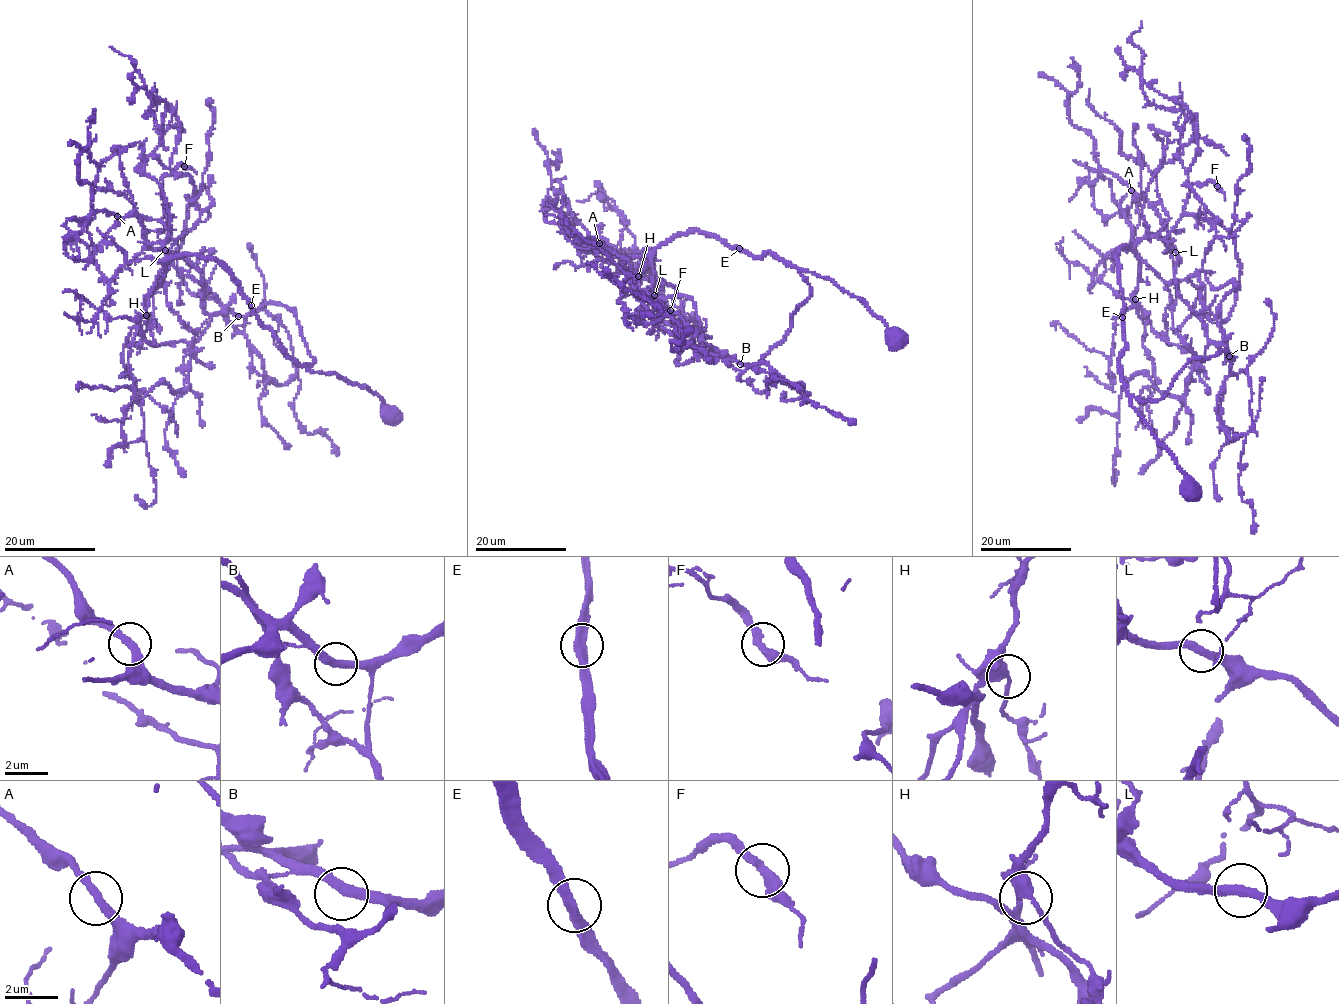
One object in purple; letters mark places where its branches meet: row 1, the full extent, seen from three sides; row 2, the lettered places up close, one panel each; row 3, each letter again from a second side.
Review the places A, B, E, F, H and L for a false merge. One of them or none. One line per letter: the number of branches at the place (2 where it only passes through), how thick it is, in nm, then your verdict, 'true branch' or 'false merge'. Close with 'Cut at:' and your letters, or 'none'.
A: 2 | 320 nm | true branch
B: 2 | 360 nm | true branch
E: 2 | 360 nm | true branch
F: 2 | 380 nm | true branch
H: 2 | 380 nm | true branch
L: 2 | 320 nm | true branch
Cut at: none

